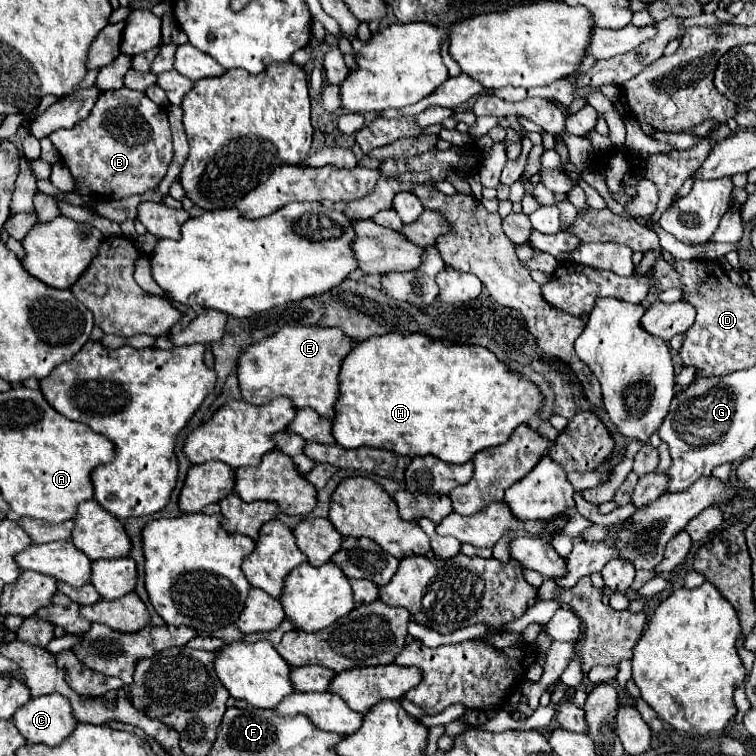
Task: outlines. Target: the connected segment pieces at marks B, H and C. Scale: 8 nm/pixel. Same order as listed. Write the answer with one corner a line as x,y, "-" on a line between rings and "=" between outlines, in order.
119,88
109,90
99,96
95,102
89,118
83,122
77,122
69,130
55,130
51,136
51,142
61,154
61,160
65,160
67,168
71,170
73,178
77,180
77,194
83,196
83,200
91,200
91,192
99,192
103,198
127,198
135,194
145,194
147,190
157,190
159,182
167,174
167,168
173,160
173,140
171,140
171,128
167,120
167,112
151,102
145,92
=
391,332
385,336
375,336
375,338
367,338
359,344
355,344
355,348
347,354
347,358
343,358
341,362
341,370
339,370
339,400
335,402
335,416
333,416
333,438
339,446
343,448
361,448
361,446
371,446
371,448
383,448
383,450
391,450
395,454
401,456
437,456
439,460
447,462
447,464
465,464
467,460
471,460
475,456
475,452
491,448
491,446
499,446
503,442
507,442
507,438
511,436
511,432
527,422
531,416
535,416
539,412
539,406
543,404
543,396
537,390
537,386
533,382
529,382
525,376
511,372
503,362
499,362
495,358
495,354
487,348
481,346
445,346
441,344
441,340
433,340
425,334
399,334
399,332
=
47,694
31,698
21,706
13,722
27,742
57,746
75,728
77,720
71,714
71,704
61,694

